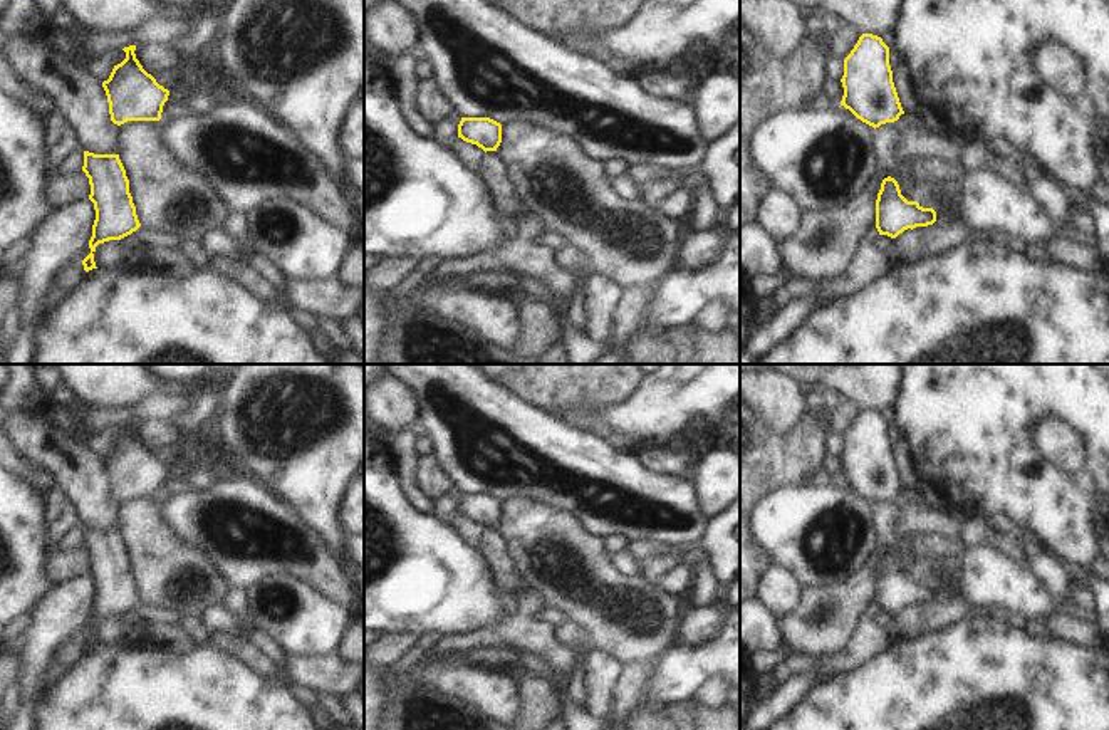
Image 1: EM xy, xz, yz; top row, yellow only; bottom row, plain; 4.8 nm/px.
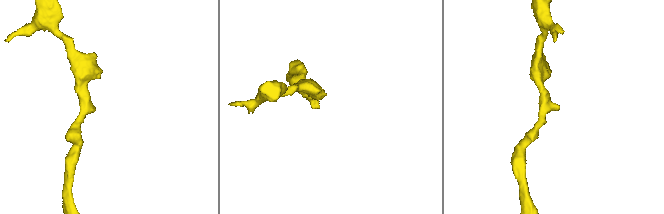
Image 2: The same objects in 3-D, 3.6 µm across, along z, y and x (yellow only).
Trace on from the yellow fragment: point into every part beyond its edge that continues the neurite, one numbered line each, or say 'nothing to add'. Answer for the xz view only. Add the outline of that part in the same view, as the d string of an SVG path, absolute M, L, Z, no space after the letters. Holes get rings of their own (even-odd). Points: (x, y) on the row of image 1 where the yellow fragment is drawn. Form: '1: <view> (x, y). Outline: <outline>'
nothing to add.

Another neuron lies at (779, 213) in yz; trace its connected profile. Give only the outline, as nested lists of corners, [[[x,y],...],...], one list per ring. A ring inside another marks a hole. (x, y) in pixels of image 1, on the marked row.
[[[768,188],[757,208],[760,225],[778,245],[799,233],[802,225],[802,210],[789,195]]]

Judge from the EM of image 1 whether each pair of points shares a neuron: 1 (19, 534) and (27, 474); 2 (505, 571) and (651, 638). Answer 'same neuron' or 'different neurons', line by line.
1: different neurons
2: different neurons

